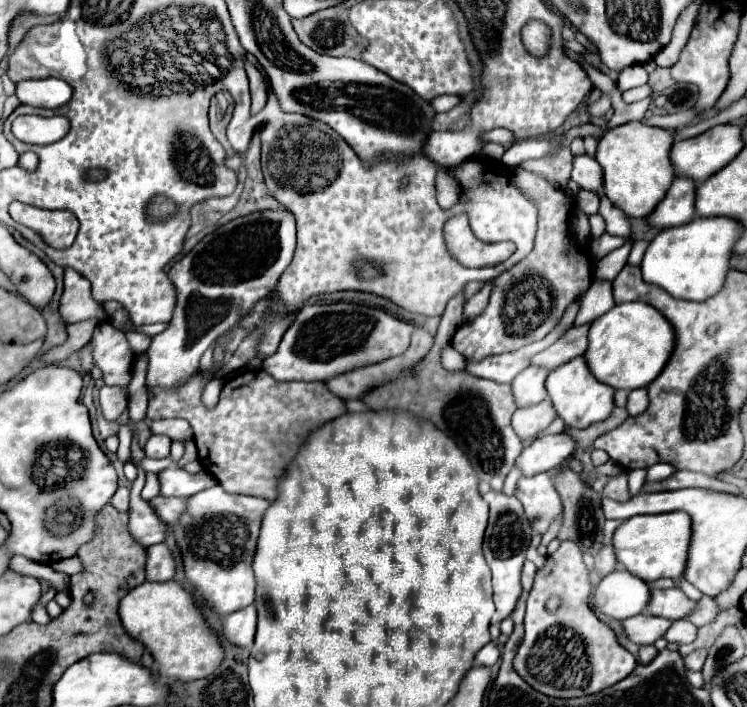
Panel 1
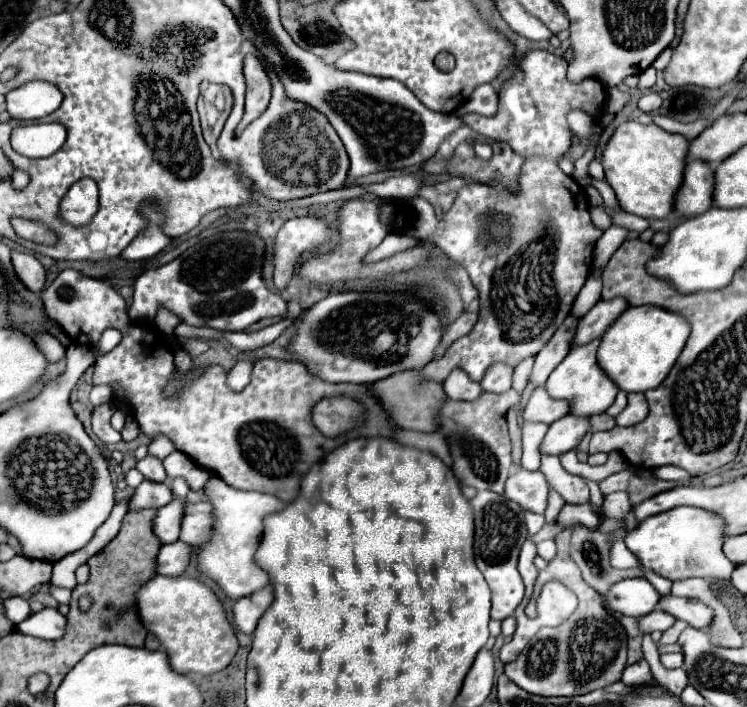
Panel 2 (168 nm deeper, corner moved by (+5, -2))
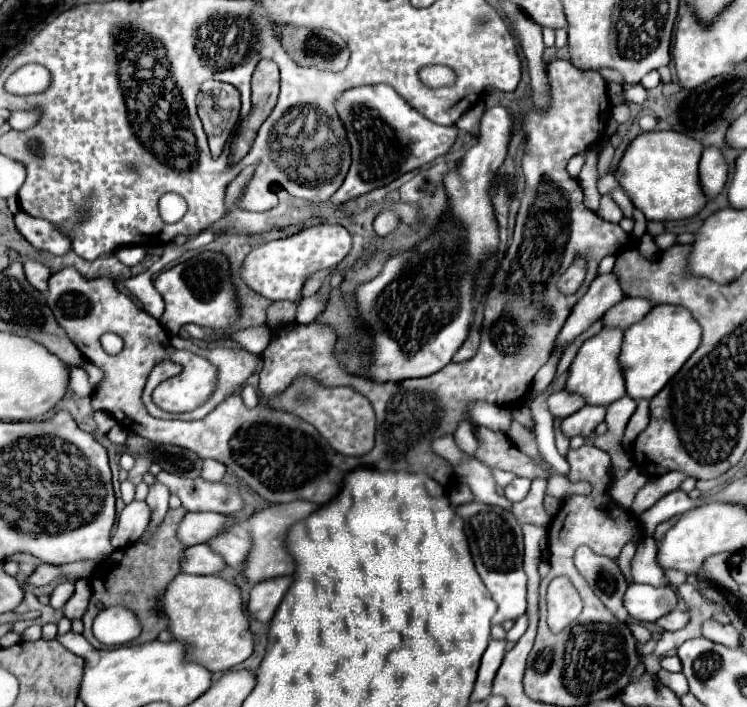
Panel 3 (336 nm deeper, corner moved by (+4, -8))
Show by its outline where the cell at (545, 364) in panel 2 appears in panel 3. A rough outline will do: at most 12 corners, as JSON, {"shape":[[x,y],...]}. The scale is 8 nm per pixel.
{"shape":[[614,274],[596,276],[560,330],[564,350],[622,294]]}

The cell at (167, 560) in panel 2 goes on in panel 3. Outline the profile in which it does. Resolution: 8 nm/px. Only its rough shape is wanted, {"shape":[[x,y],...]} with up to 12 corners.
{"shape":[[206,544],[184,550],[180,570],[184,574],[216,574],[224,560]]}

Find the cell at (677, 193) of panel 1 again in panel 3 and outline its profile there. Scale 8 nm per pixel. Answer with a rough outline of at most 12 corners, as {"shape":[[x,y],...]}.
{"shape":[[718,148],[702,152],[698,174],[708,200],[716,198],[728,178]]}

